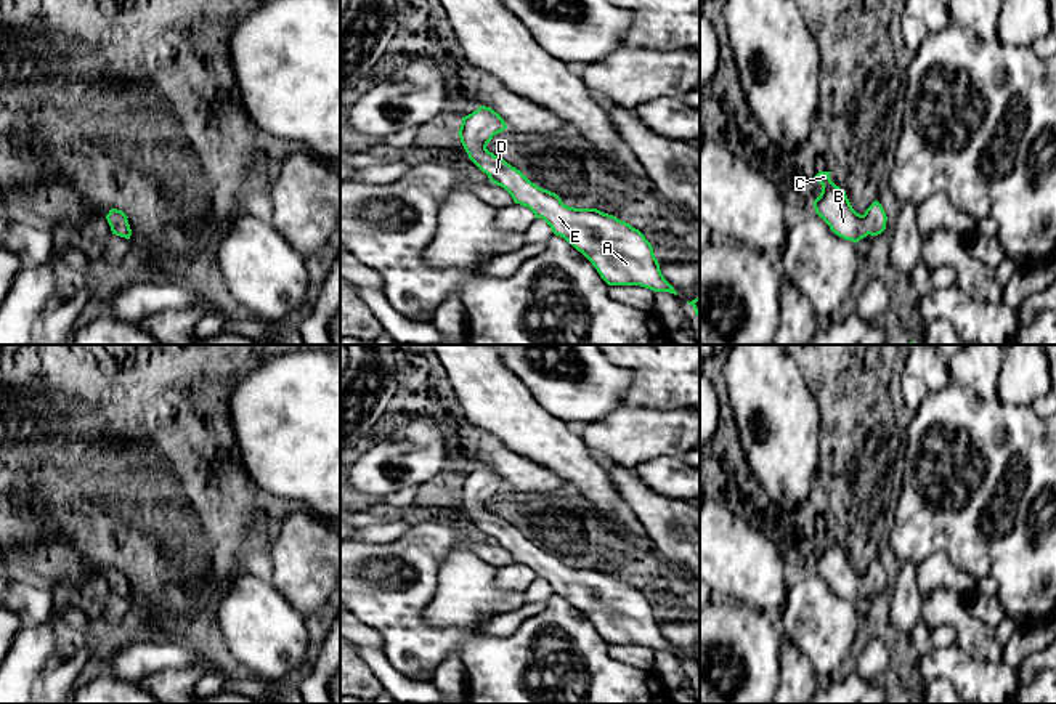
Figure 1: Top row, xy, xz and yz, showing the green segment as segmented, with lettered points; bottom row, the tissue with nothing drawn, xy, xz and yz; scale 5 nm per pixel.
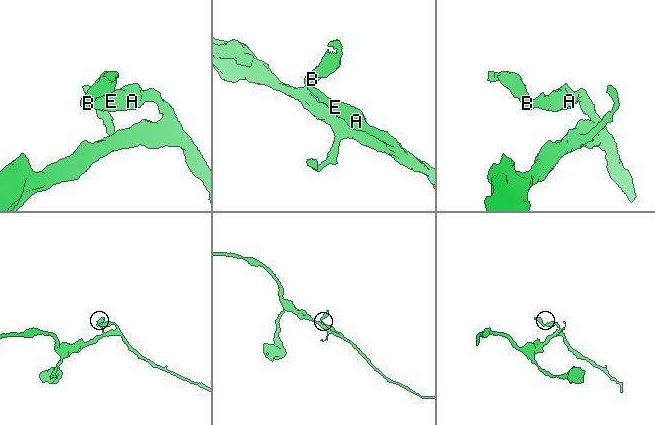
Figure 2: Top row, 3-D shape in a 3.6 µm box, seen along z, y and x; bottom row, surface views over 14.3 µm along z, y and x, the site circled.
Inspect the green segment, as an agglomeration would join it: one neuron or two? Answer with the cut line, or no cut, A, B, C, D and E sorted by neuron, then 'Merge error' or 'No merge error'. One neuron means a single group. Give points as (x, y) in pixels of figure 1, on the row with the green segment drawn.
No split. Groups: A B C D E. No merge error

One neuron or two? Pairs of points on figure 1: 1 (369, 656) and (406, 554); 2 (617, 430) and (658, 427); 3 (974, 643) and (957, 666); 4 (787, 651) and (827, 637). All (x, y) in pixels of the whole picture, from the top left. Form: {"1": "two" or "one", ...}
{"1": "two", "2": "one", "3": "two", "4": "two"}

